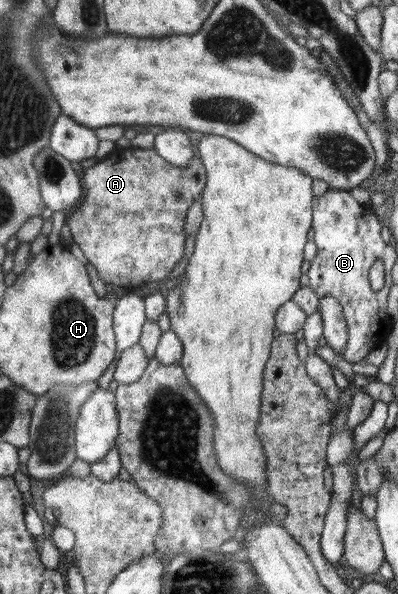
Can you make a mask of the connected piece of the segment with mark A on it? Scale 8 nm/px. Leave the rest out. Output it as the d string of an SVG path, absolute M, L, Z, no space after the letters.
M131 145L129 148L117 148L114 153L108 154L103 159L98 160L97 164L86 169L84 179L88 188L88 196L76 208L67 212L66 223L70 227L73 241L78 243L89 263L96 267L102 281L105 281L106 284L112 283L112 285L117 285L128 291L134 291L135 288L142 288L149 282L165 281L168 275L172 273L174 266L184 257L184 243L187 238L187 233L185 232L186 215L192 202L200 197L205 188L207 173L200 157L194 156L186 169L180 169L162 159L153 148L144 149Z

